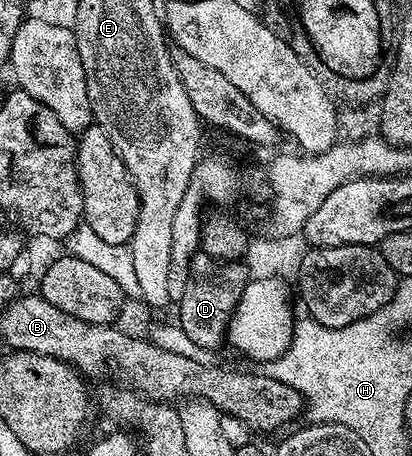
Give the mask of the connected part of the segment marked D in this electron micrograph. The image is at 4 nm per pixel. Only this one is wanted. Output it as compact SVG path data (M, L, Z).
M203 250L197 251L188 267L188 280L184 283L184 291L178 296L178 325L186 332L187 337L198 342L199 346L219 349L219 344L225 343L231 318L249 281L248 268L244 262L216 260L213 256L207 256Z

